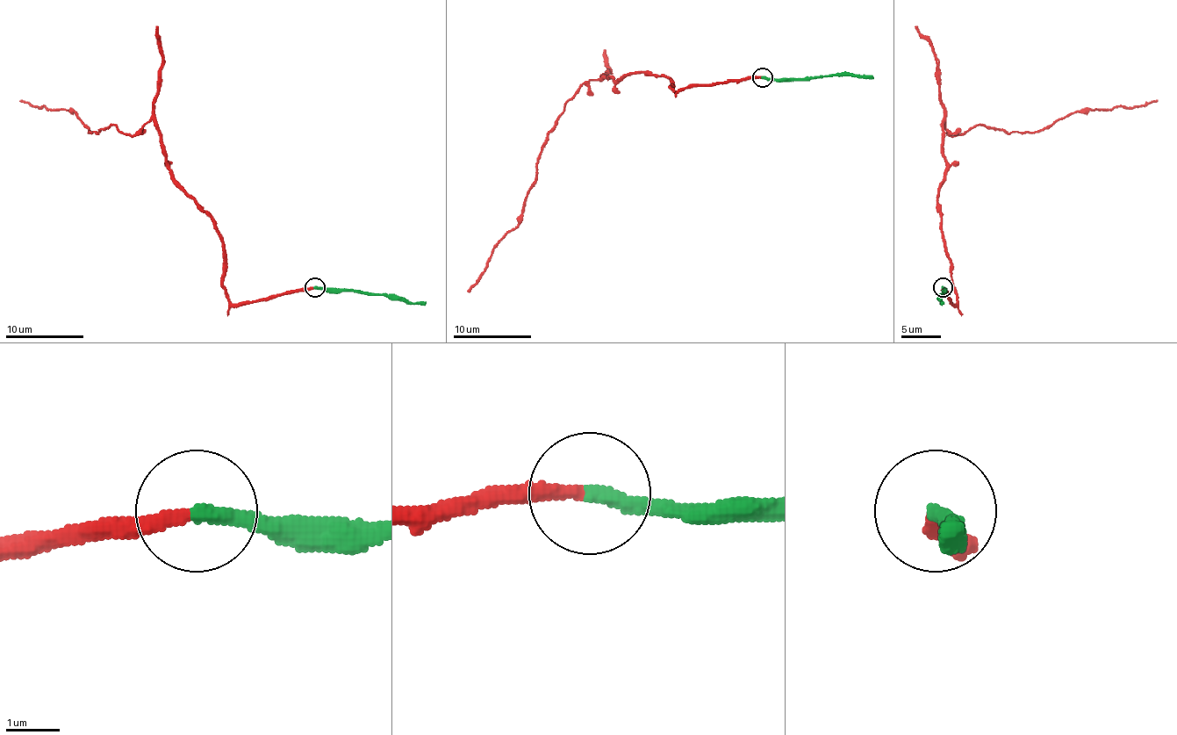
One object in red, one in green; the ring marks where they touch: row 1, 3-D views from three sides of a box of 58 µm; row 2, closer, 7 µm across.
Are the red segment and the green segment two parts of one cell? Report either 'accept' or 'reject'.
accept

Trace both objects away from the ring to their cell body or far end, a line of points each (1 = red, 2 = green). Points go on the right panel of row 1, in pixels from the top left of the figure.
1: (943, 287), (953, 303), (937, 193), (945, 121), (950, 134), (980, 125), (1039, 133), (1072, 113), (1157, 101)
2: (943, 287), (941, 303), (943, 301)

